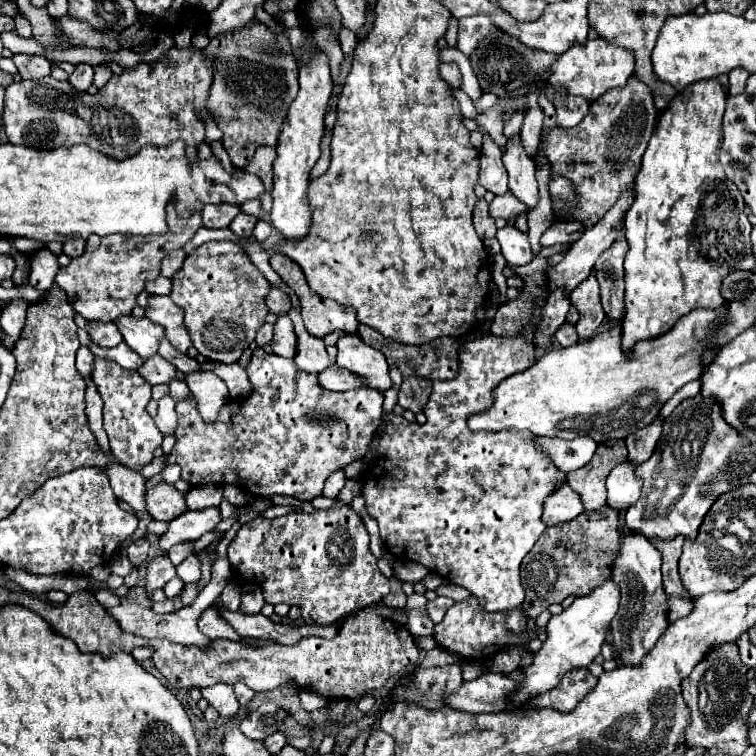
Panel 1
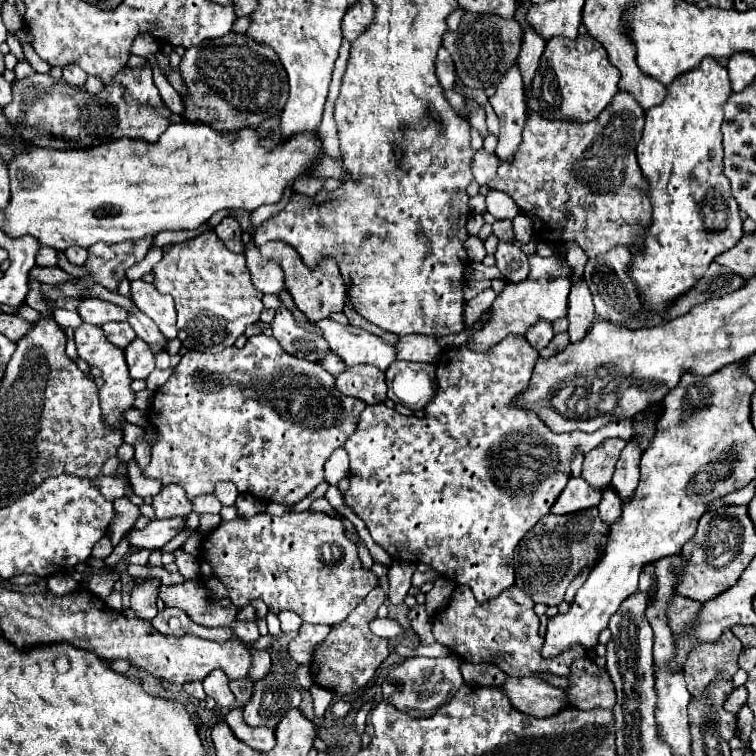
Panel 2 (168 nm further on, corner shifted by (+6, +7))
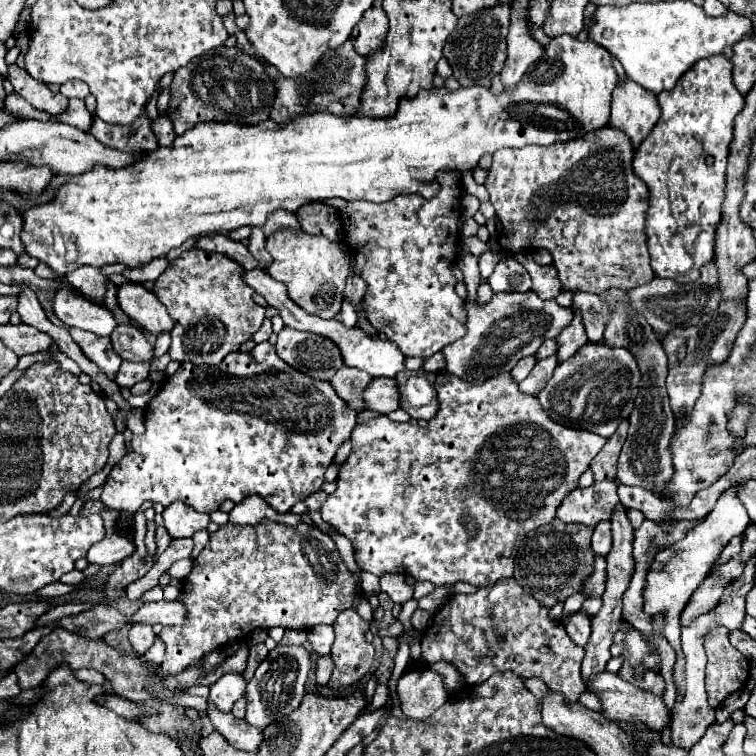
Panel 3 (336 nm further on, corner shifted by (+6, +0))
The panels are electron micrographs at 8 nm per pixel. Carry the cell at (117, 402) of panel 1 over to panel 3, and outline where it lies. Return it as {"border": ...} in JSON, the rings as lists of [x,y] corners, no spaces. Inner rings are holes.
{"border":[[[69,328],[69,334],[79,344],[83,354],[89,360],[93,360],[113,380],[117,366],[121,364],[121,358],[115,354],[115,350],[111,346],[111,338],[109,336],[97,336],[93,332],[77,330],[77,328]]]}

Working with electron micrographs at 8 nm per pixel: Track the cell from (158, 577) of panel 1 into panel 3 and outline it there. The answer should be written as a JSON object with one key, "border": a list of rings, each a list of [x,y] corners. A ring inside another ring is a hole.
{"border":[[[133,624],[131,626],[129,642],[131,642],[133,652],[137,652],[139,656],[145,654],[153,646],[153,640],[155,640],[155,634],[153,634],[149,624]]]}

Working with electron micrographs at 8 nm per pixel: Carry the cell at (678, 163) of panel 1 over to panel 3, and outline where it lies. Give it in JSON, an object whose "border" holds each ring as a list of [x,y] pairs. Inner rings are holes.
{"border":[[[723,54],[697,60],[683,76],[677,80],[673,90],[657,94],[661,106],[661,118],[655,124],[649,138],[643,140],[641,148],[635,152],[633,172],[649,188],[649,208],[647,208],[647,246],[651,254],[651,268],[661,278],[677,280],[679,284],[693,282],[701,274],[701,266],[713,260],[715,250],[715,226],[721,220],[721,202],[725,190],[725,168],[729,156],[729,144],[733,134],[733,118],[741,112],[745,100],[735,88],[731,78],[733,64]]]}

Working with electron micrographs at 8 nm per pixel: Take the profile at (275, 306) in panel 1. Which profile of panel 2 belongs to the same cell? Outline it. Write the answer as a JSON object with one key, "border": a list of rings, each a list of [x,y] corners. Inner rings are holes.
{"border":[[[251,245],[245,251],[247,267],[253,277],[253,285],[261,293],[275,293],[279,295],[283,291],[283,269],[275,261],[265,261],[255,245]]]}

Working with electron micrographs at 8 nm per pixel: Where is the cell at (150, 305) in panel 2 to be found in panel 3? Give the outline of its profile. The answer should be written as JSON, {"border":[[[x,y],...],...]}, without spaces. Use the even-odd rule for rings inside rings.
{"border":[[[121,284],[117,288],[117,302],[119,308],[147,332],[159,334],[173,328],[173,320],[169,318],[165,306],[153,292],[149,292],[141,284]]]}

